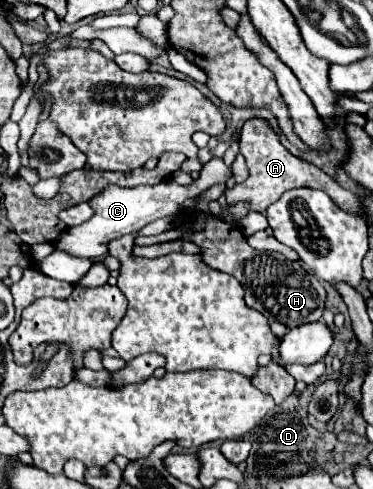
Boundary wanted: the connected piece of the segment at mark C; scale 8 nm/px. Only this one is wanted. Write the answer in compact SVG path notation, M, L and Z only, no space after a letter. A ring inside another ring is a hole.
M213 156L209 162L203 164L199 178L193 180L189 186L179 186L173 180L159 182L157 186L137 186L137 188L121 188L117 184L107 184L99 194L95 194L89 200L89 206L93 208L95 214L89 220L85 220L83 224L63 230L55 242L55 248L67 252L69 256L97 260L109 252L109 242L113 238L119 238L125 234L137 234L143 226L147 226L159 218L175 216L181 210L185 200L203 194L213 184L225 184L231 176L233 176L231 168L225 164L225 160Z

